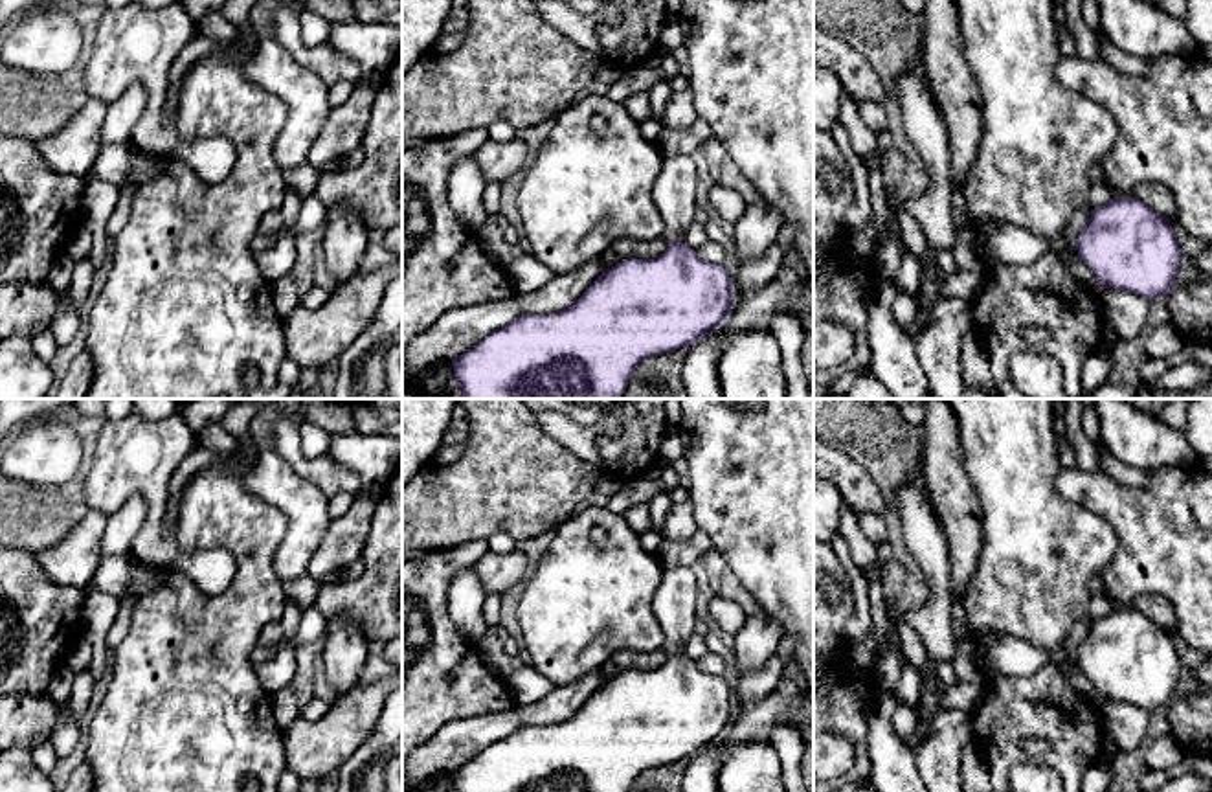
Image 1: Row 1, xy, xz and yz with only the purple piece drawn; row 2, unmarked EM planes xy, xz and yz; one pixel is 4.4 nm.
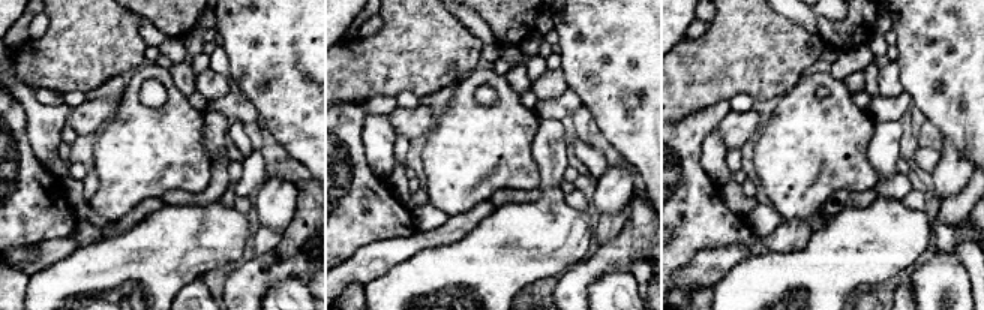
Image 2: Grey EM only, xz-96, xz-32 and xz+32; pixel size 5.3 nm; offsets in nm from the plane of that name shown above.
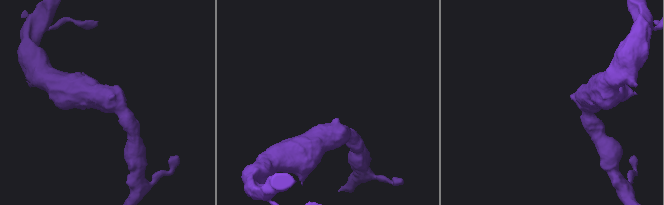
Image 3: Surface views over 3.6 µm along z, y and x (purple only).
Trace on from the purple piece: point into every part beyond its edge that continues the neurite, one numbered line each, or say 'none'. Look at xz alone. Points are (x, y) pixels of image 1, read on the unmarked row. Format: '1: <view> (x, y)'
1: xz (674, 603)

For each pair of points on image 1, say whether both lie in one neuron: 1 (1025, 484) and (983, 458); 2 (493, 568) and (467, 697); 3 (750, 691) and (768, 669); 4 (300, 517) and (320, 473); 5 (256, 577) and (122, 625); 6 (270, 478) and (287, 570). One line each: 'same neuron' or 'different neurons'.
1: same neuron
2: different neurons
3: same neuron
4: different neurons
5: different neurons
6: same neuron

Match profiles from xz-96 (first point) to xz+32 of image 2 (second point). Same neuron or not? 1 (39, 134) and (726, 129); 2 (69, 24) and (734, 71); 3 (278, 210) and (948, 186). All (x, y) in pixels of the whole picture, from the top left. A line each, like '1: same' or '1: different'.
1: different
2: same
3: same

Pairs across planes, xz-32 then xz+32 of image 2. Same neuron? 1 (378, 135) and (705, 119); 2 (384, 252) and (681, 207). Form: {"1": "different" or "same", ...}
{"1": "different", "2": "different"}

